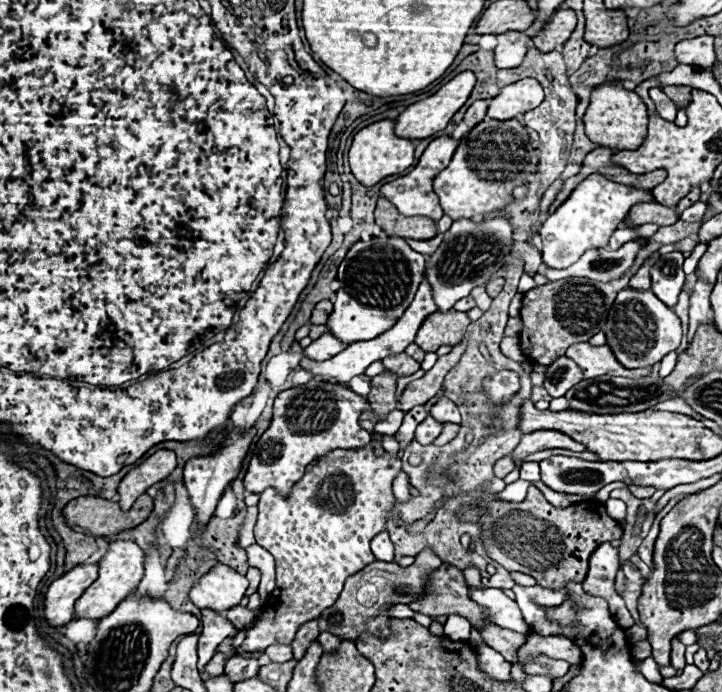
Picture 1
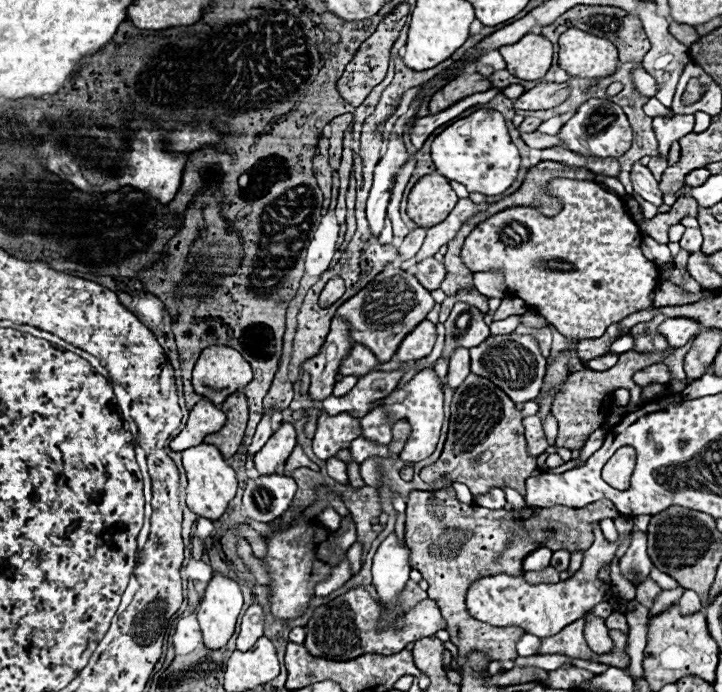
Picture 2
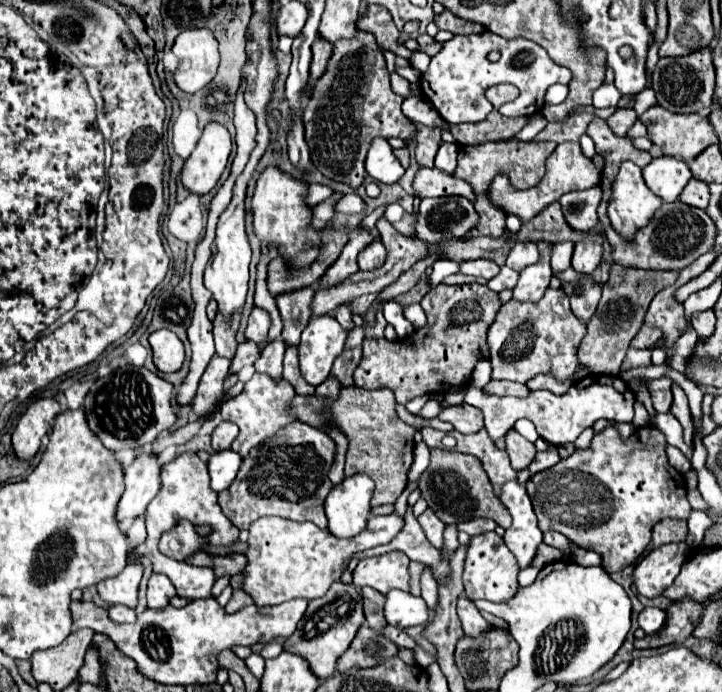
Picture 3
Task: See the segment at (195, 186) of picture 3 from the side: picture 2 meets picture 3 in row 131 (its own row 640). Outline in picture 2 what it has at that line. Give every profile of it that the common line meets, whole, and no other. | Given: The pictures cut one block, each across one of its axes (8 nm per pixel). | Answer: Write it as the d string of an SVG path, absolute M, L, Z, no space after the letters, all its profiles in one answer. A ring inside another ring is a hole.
M214 572L212 580L206 586L202 602L196 608L204 644L210 650L226 646L228 638L234 634L240 610L242 610L240 584L220 572Z

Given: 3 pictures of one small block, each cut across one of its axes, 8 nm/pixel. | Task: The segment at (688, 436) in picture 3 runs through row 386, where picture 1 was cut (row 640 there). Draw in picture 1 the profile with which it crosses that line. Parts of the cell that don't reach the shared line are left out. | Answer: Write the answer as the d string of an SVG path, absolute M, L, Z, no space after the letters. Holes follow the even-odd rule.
M676 636L676 638L672 640L672 666L674 666L676 670L680 670L680 668L686 666L686 662L684 662L684 652L686 652L686 646L682 646L680 638Z

